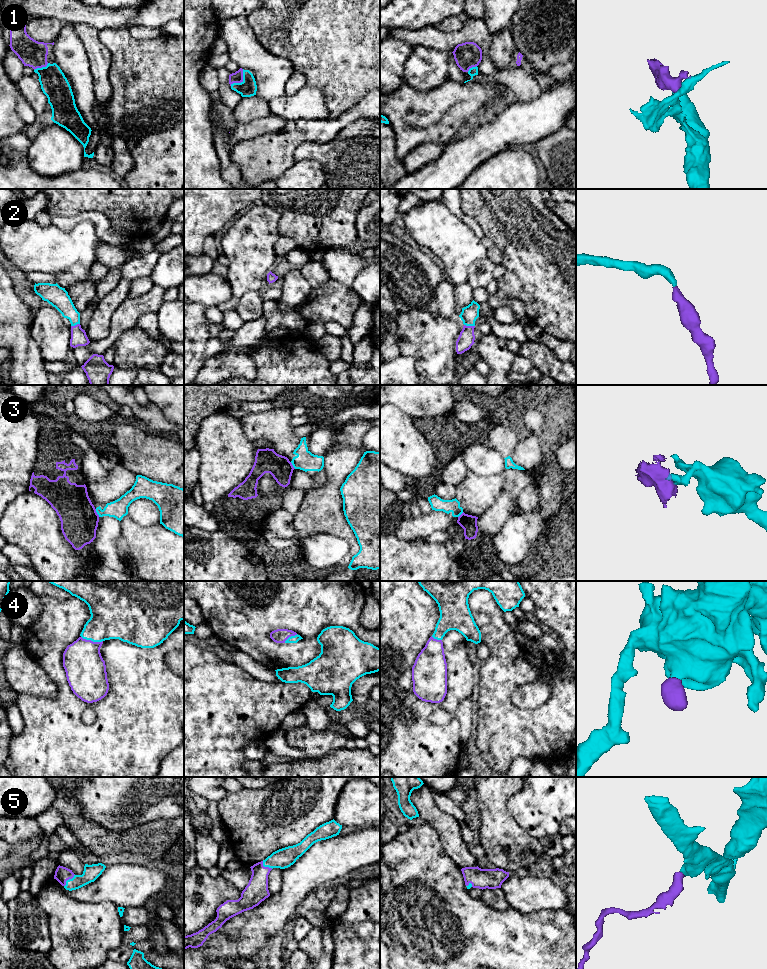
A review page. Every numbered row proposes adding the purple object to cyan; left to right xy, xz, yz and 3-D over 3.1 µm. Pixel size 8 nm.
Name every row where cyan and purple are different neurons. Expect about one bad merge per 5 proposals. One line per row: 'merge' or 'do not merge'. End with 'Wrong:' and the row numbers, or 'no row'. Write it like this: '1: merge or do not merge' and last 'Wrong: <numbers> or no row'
1: merge
2: merge
3: do not merge
4: merge
5: merge
Wrong: 3

